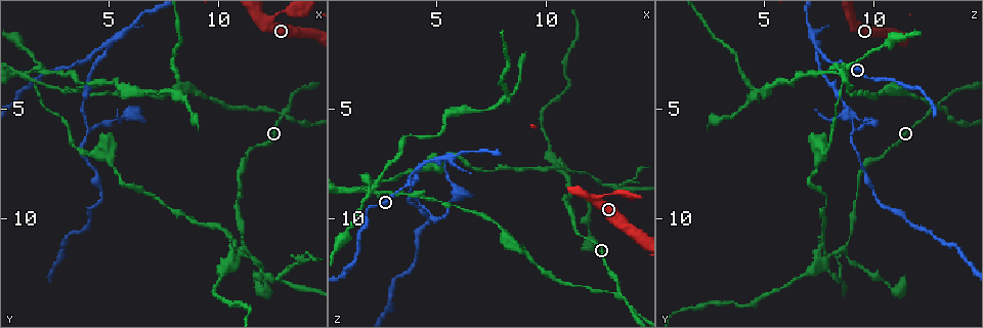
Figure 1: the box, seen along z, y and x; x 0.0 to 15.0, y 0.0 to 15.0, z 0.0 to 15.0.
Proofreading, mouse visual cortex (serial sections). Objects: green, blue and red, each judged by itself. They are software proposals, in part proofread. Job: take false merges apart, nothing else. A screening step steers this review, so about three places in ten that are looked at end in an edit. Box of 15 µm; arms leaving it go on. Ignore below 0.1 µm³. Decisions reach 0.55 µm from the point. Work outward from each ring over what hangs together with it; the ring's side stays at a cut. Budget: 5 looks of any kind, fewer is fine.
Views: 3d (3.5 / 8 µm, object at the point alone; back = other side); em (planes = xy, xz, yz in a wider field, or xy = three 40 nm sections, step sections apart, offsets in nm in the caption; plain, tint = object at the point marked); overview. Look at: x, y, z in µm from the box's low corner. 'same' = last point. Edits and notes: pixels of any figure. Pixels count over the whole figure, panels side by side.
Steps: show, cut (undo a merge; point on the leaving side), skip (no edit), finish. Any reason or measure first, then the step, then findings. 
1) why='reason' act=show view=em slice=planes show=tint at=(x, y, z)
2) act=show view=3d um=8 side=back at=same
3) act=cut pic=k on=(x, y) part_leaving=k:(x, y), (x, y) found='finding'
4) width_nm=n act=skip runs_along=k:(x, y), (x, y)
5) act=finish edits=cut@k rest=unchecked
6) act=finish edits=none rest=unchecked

why='sudden change in width' act=show view=3d um=3.5 at=(11.1, 7.7, 9.5)

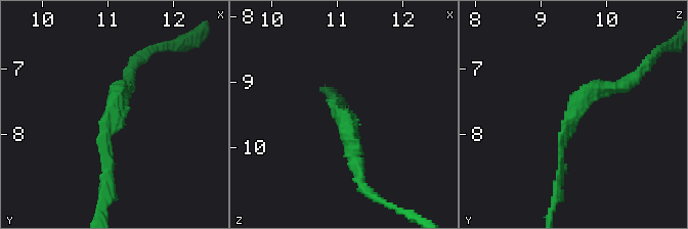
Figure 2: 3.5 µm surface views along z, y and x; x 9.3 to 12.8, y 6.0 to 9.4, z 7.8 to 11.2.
arm_widths_nm=100,250 act=skip runs_along=2:(620, 86), (591, 89), (567, 121), (560, 183) found='all the same cell'

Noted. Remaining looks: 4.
why='three arms meet' act=show view=3d um=8 at=(4.7, 2.3, 7.4)

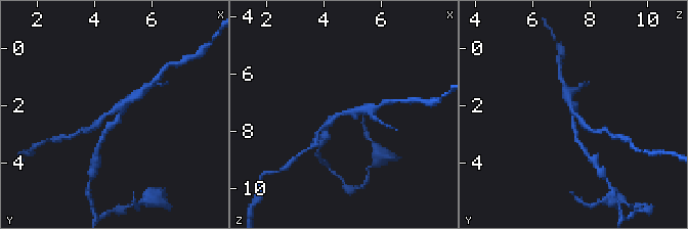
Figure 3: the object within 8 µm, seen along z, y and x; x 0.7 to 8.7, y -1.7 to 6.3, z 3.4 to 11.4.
why='zoom in' act=show view=3d um=3.5 at=(4.7, 2.2, 7.3)

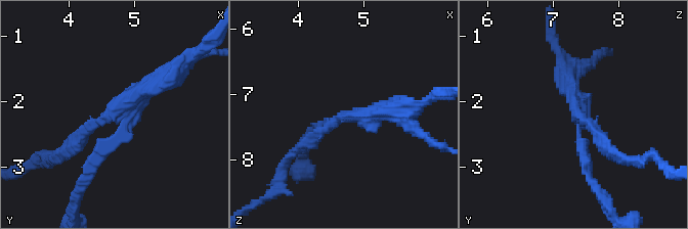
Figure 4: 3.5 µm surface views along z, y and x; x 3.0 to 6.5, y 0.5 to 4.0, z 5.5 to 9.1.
why='now the EM' act=show view=em slice=xy step=2 show=tint at=(4.70, 2.25, 7.35)

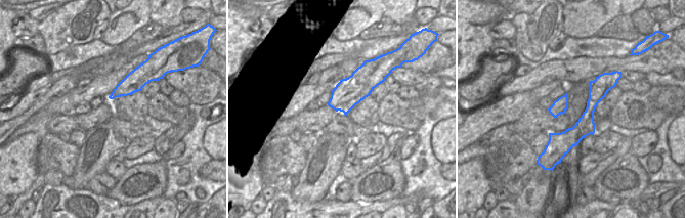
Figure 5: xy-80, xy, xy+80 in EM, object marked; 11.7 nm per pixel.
act=cut pic=4 on=(98, 152) part_leaving=4:(578, 126), (586, 173), (607, 204) found='two cells meet here'

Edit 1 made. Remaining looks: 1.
act=finish edits=cut@4 rest=unchecked

